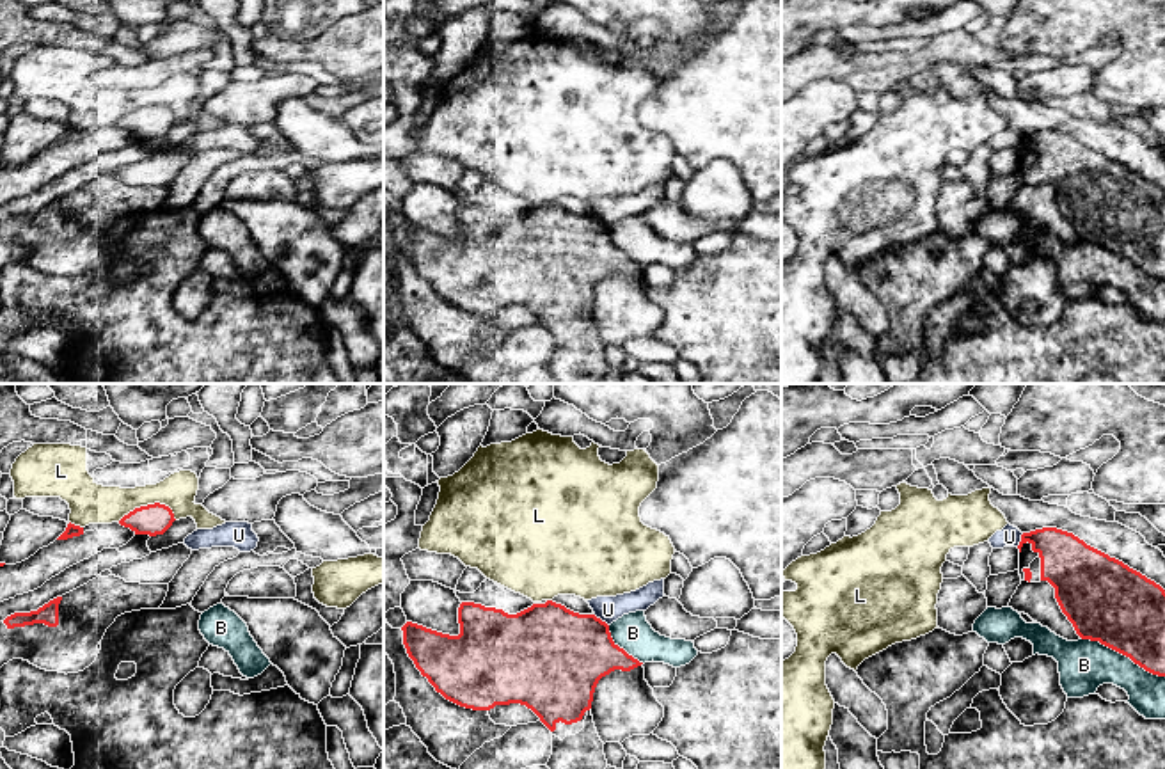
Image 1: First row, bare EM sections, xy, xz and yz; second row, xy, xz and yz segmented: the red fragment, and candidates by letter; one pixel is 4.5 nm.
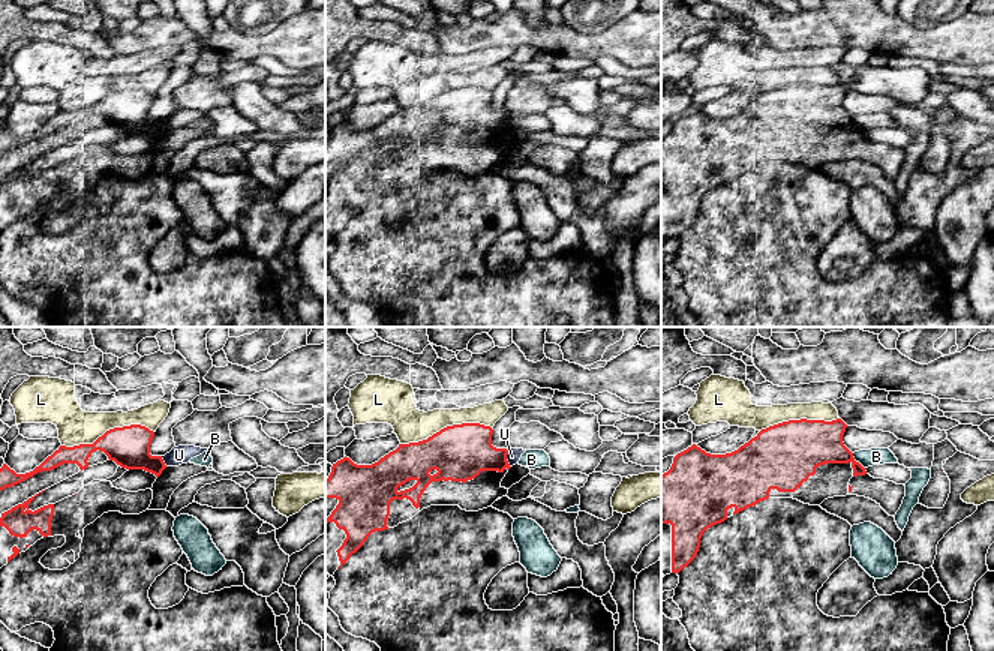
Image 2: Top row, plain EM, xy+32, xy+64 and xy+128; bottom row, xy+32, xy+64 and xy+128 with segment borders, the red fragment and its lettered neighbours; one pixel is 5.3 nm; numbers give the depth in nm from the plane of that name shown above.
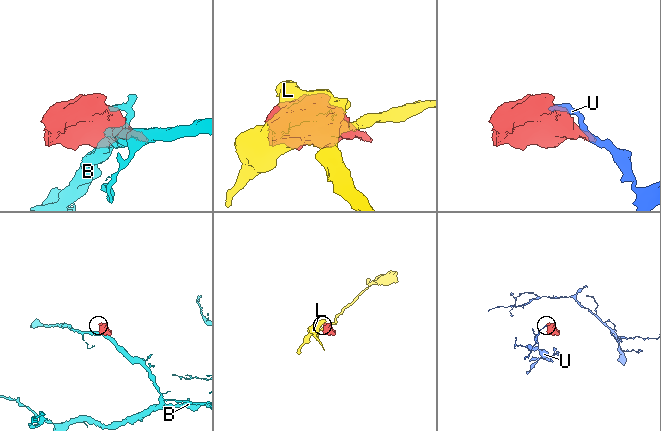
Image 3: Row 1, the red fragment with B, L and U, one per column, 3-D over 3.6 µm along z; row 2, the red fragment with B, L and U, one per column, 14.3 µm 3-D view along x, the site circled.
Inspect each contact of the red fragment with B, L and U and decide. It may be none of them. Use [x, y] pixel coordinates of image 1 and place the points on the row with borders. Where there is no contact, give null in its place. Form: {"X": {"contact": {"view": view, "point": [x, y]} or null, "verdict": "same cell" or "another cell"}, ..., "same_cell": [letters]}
{"B": {"contact": {"view": "yz", "point": [1123, 654]}, "verdict": "another cell"}, "L": {"contact": {"view": "xy", "point": [148, 505]}, "verdict": "another cell"}, "U": {"contact": {"view": "xz", "point": [599, 618]}, "verdict": "another cell"}, "same_cell": []}

